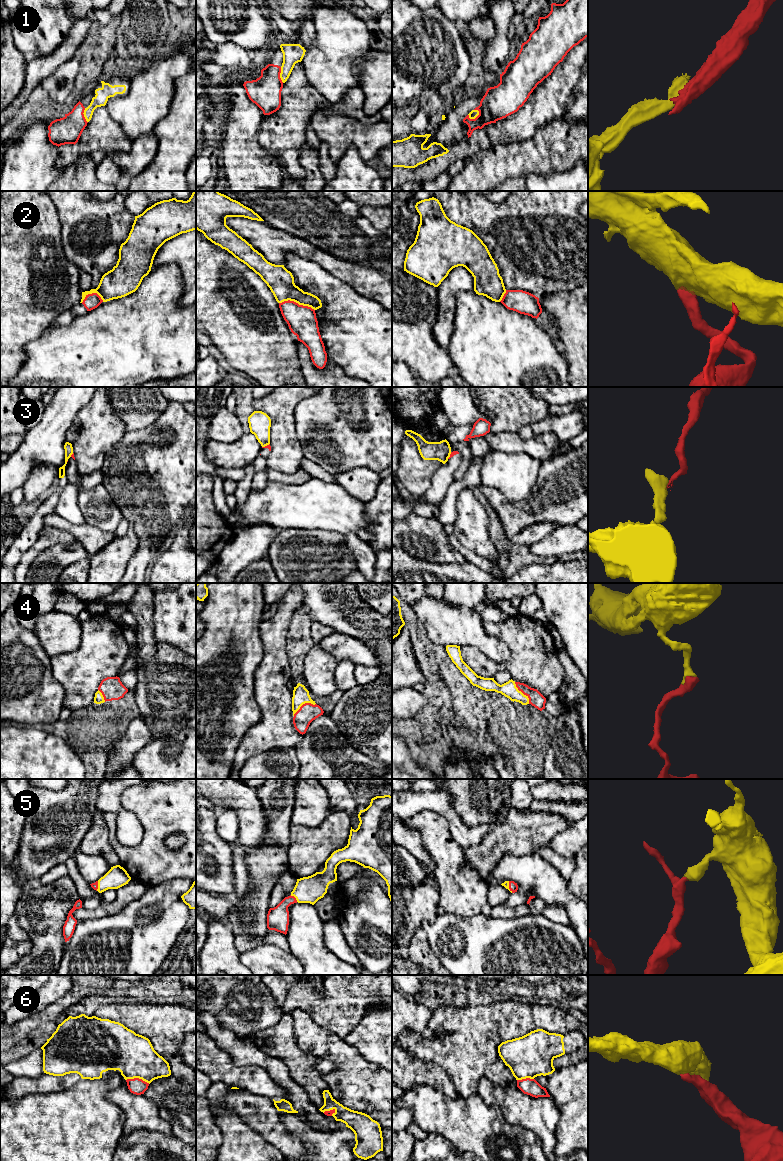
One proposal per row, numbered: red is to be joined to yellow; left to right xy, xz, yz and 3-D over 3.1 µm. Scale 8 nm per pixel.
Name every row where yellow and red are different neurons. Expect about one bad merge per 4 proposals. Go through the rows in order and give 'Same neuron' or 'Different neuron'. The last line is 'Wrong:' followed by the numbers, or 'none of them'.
1: Different neuron
2: Same neuron
3: Different neuron
4: Same neuron
5: Same neuron
6: Same neuron
Wrong: 1, 3

